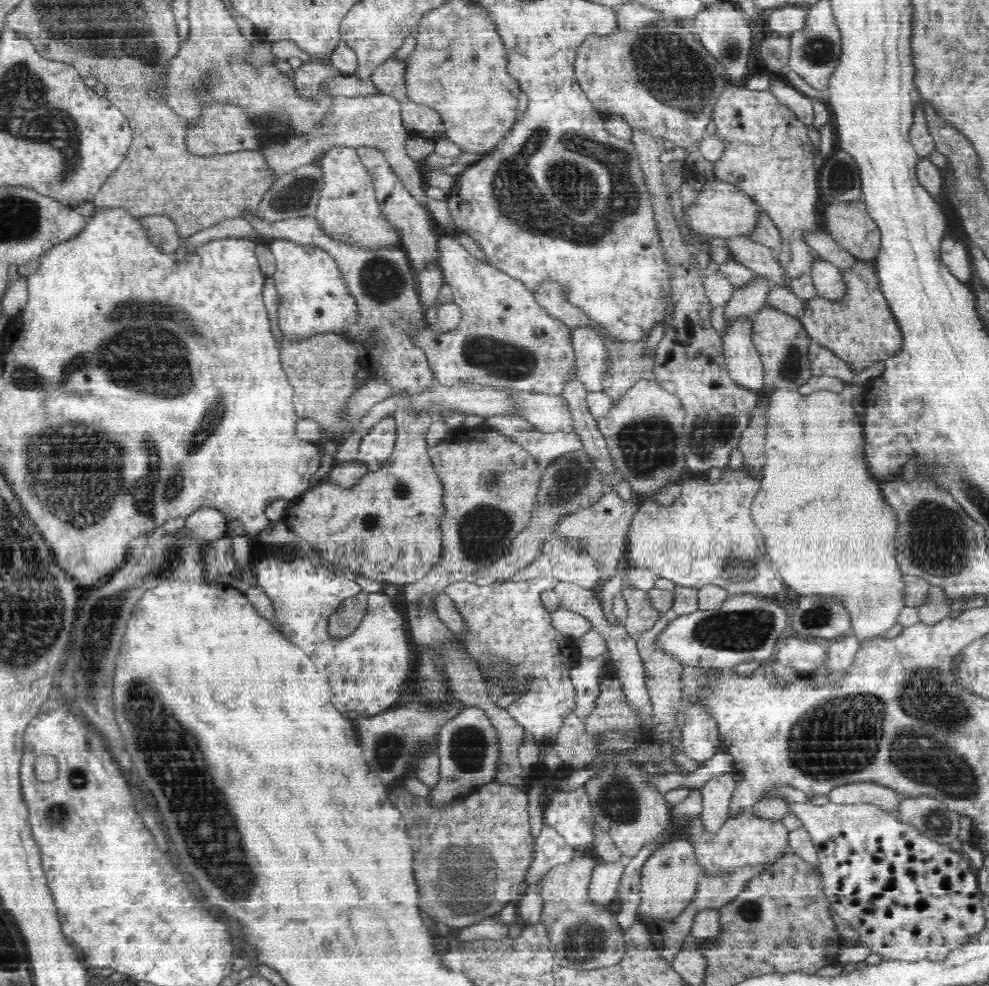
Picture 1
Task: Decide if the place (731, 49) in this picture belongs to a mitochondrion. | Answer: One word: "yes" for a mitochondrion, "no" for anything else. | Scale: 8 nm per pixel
yes

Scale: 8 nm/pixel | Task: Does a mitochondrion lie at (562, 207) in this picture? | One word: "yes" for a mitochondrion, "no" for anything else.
yes

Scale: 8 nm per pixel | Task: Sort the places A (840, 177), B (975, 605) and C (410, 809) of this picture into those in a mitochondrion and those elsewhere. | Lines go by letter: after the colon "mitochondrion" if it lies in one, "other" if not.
A: mitochondrion
B: other
C: other

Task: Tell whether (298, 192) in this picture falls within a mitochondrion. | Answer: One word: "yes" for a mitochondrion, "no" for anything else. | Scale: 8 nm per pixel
yes

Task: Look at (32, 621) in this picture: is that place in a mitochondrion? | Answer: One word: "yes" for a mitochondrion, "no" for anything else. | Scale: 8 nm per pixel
yes

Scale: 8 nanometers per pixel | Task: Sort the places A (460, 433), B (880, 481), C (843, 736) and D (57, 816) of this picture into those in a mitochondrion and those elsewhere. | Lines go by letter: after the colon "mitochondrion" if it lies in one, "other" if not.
A: other
B: other
C: mitochondrion
D: mitochondrion

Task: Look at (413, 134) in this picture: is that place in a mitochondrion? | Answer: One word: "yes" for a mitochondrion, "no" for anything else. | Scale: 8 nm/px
no

